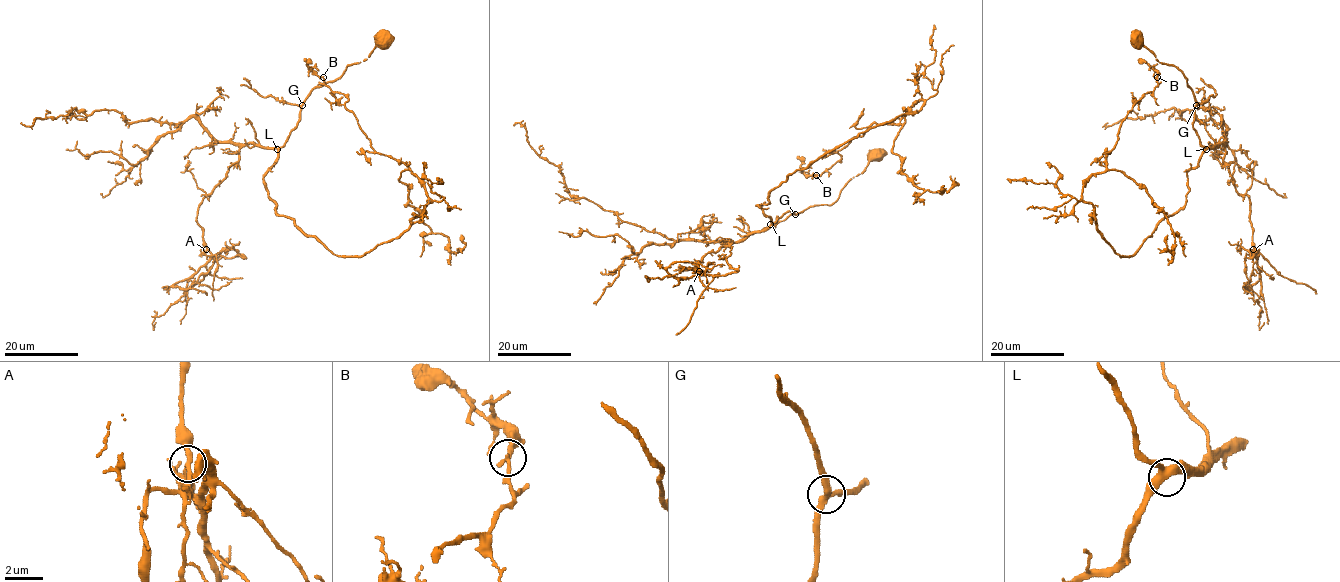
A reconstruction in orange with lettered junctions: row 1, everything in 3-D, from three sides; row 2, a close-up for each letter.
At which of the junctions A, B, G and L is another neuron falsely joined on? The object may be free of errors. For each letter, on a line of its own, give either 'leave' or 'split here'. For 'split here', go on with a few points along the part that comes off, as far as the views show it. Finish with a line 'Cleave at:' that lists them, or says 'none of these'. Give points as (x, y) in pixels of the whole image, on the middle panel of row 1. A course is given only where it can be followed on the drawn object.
A: split here; course (699, 272), (701, 274), (675, 277), (667, 268), (677, 262), (692, 262), (708, 268), (725, 265)
B: leave
G: leave
L: leave
Cleave at: A

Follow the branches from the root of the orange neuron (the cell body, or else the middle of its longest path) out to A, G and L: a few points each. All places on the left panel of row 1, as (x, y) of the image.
A: (383, 40), (365, 59), (312, 90), (282, 146), (248, 143), (240, 149), (199, 207), (206, 249)
G: (383, 40), (365, 59), (350, 64), (333, 80), (316, 86), (302, 104)
L: (383, 40), (365, 59), (350, 64), (338, 78), (312, 90), (301, 106), (297, 126), (277, 149)

